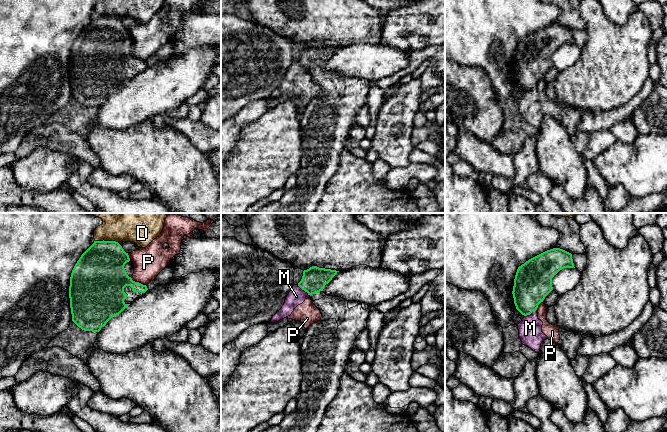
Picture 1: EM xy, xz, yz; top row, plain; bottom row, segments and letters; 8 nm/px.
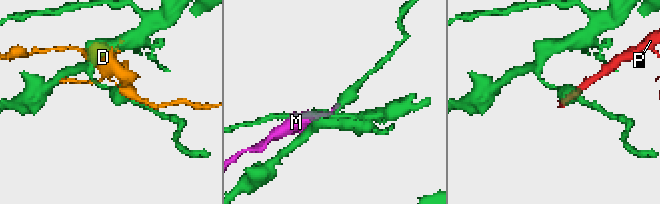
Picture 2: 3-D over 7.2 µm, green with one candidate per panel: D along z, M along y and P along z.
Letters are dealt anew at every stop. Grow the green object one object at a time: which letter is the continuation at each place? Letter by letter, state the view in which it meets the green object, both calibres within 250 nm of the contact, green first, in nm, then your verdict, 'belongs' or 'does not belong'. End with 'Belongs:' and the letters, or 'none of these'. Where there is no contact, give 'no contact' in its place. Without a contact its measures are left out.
D: meets green in xy; 380 nm thick on the green side, 380 nm on the other; does not belong
M: meets green in xz; 200 nm thick on the green side, 140 nm on the other; does not belong
P: meets green in xy; 300 nm thick on the green side, 240 nm on the other; does not belong
Belongs: none of these

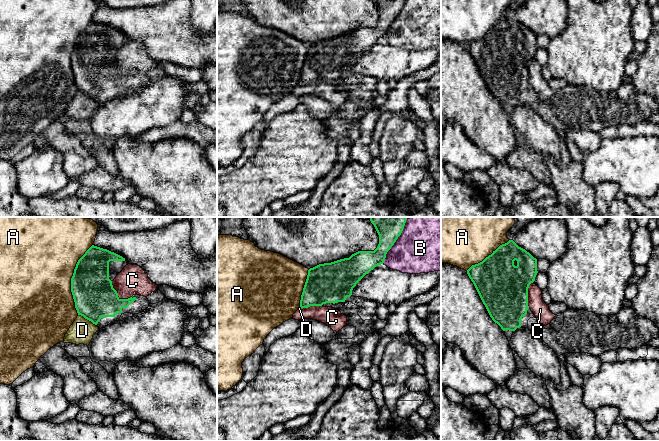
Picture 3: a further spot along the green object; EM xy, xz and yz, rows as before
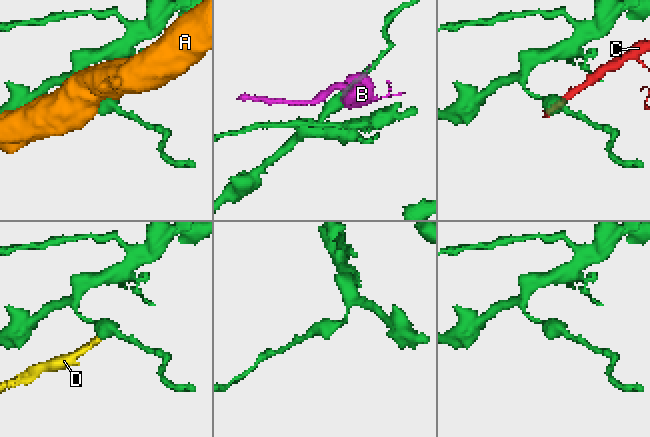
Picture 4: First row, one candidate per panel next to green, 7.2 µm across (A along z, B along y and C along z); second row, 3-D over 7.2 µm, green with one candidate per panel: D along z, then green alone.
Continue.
A: meets green in xy; 340 nm thick on the green side, 500 nm on the other; does not belong
B: meets green in xz; 280 nm thick on the green side, 440 nm on the other; does not belong
C: meets green in xy; 340 nm thick on the green side, 240 nm on the other; does not belong
D: meets green in xy; 340 nm thick on the green side, 190 nm on the other; does not belong
Belongs: none of these

